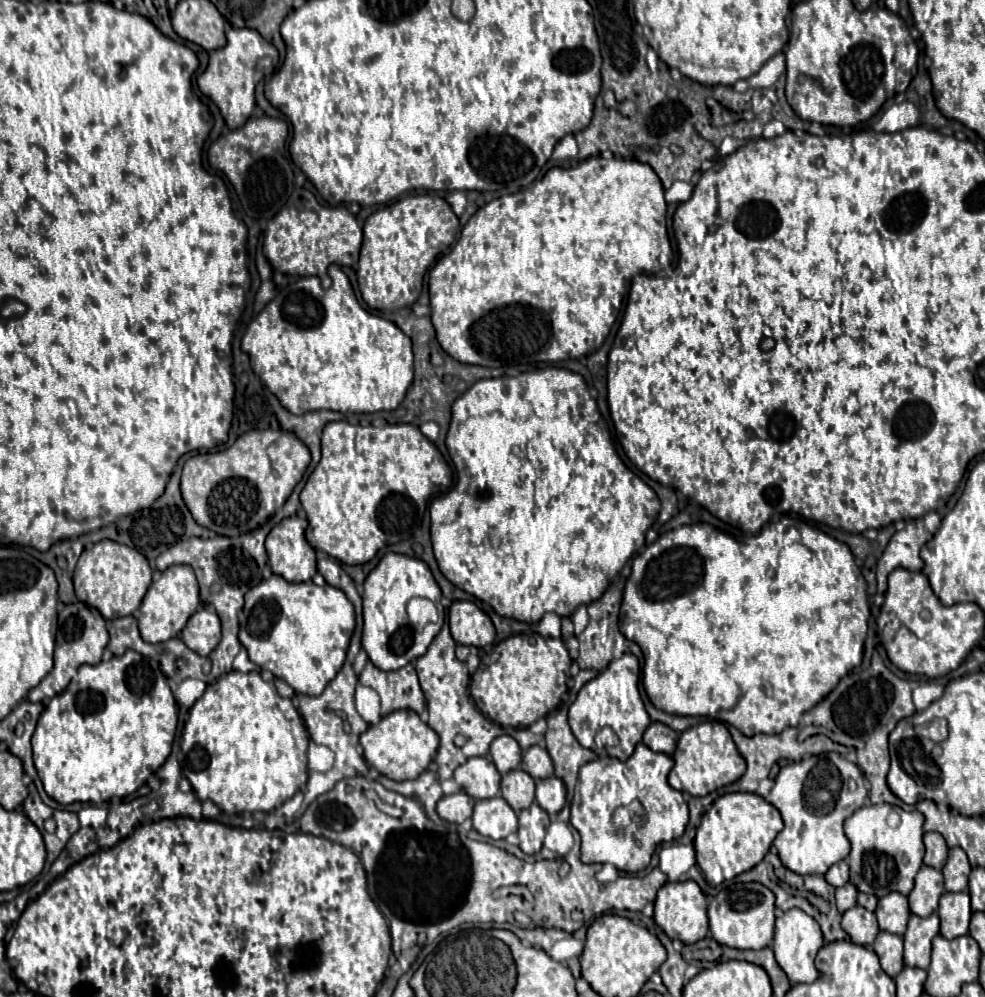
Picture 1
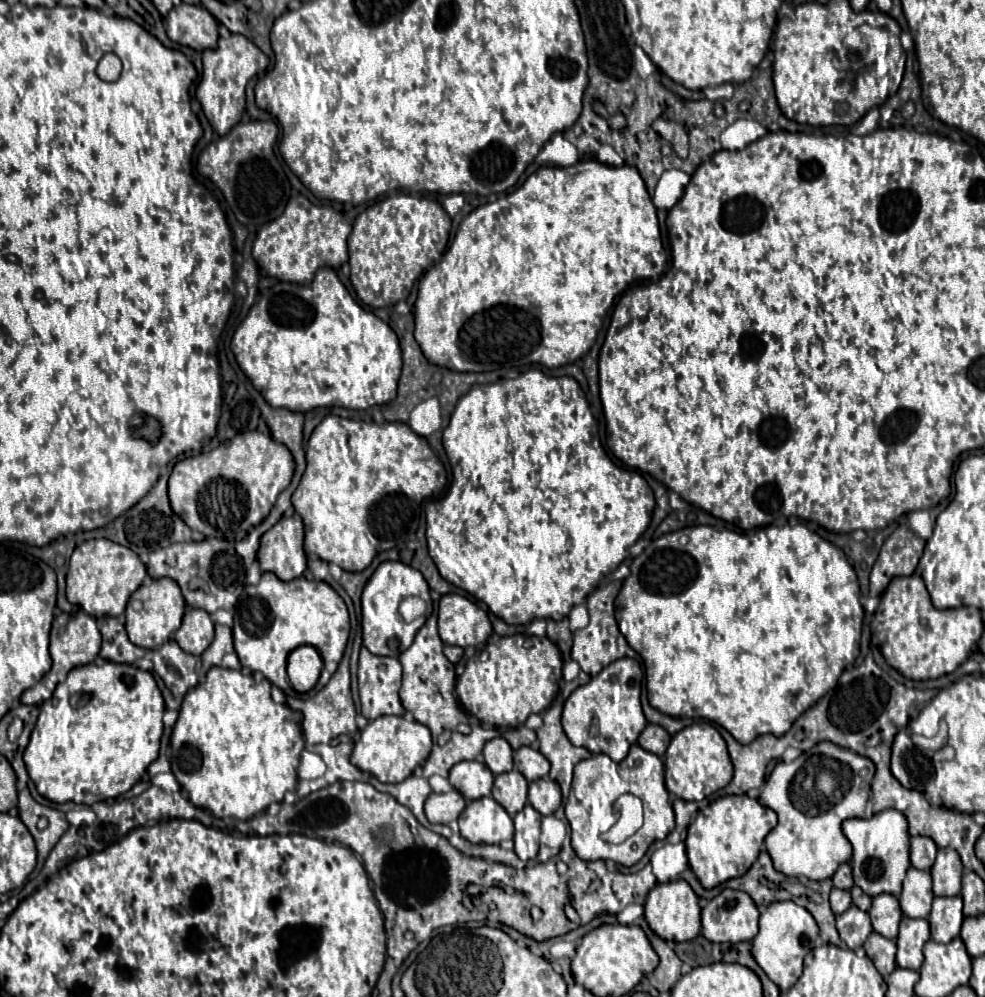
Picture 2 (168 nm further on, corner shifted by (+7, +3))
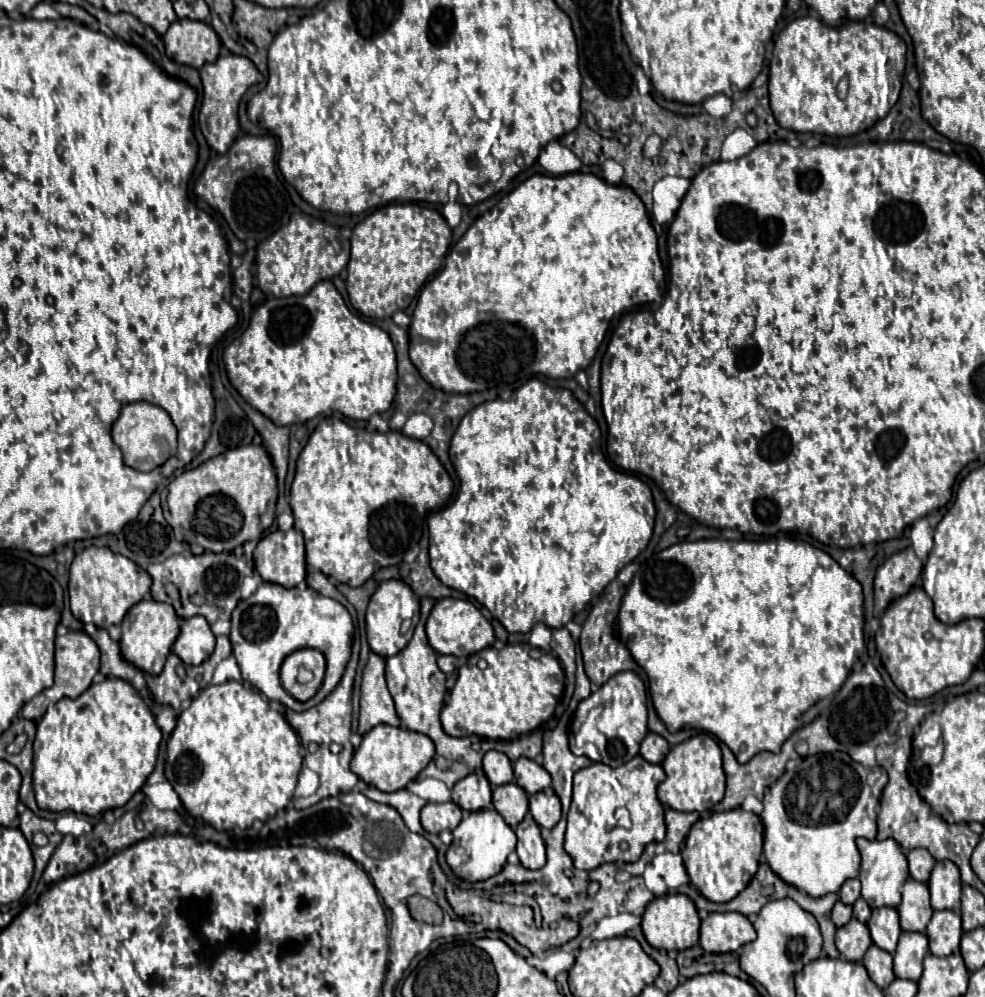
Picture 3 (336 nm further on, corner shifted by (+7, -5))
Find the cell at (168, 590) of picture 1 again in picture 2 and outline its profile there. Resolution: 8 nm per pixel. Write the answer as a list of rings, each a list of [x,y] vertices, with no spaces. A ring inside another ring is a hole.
[[[163,577],[163,579],[153,581],[153,585],[149,585],[149,587],[141,585],[129,597],[127,611],[125,611],[125,615],[127,615],[125,629],[127,629],[129,641],[135,643],[135,645],[139,645],[139,647],[145,647],[145,649],[161,647],[179,629],[183,613],[185,613],[185,599],[183,599],[181,587],[173,579]]]

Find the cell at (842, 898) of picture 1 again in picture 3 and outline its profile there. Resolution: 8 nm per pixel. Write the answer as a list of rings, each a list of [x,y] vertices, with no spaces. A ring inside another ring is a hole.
[[[837,901],[835,907],[833,907],[833,923],[835,923],[835,927],[843,927],[843,925],[847,925],[847,923],[851,921],[851,917],[853,917],[853,909],[851,909],[851,905],[845,905],[845,903]]]

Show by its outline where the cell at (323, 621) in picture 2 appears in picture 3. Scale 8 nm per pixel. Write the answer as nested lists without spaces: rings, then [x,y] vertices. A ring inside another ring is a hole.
[[[261,583],[249,599],[239,601],[239,605],[235,607],[231,617],[229,639],[243,681],[257,687],[271,701],[277,701],[293,711],[307,711],[313,705],[321,703],[341,681],[347,661],[351,657],[351,635],[353,635],[351,615],[339,601],[325,597],[307,585],[285,589],[275,583]],[[301,647],[319,647],[319,651],[327,659],[325,681],[319,687],[317,695],[305,703],[291,697],[283,689],[279,679],[283,659]]]

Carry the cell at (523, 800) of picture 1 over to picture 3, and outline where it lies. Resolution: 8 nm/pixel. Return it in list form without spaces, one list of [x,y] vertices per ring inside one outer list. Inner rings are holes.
[[[509,783],[493,787],[493,805],[501,813],[505,823],[515,829],[527,813],[529,799],[527,793],[517,783]]]

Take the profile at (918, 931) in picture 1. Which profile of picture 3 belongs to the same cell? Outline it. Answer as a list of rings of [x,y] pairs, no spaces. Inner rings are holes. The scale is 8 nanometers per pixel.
[[[901,933],[897,951],[893,953],[893,971],[901,979],[919,981],[923,971],[923,957],[929,953],[927,935]]]

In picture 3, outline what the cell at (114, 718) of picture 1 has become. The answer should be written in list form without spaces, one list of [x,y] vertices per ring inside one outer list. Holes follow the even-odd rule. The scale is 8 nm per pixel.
[[[107,677],[103,679],[101,683],[93,683],[85,693],[81,693],[77,699],[69,699],[69,697],[63,697],[61,701],[57,703],[51,703],[45,711],[45,715],[41,717],[41,721],[37,723],[37,737],[35,737],[35,743],[33,743],[33,749],[35,749],[35,757],[33,757],[33,791],[35,791],[35,799],[37,805],[41,809],[47,809],[47,811],[55,811],[55,813],[61,813],[61,811],[73,811],[73,813],[85,813],[85,815],[99,815],[107,809],[115,809],[115,807],[123,807],[139,789],[141,785],[145,783],[145,779],[151,775],[153,767],[155,767],[155,761],[157,761],[157,751],[159,751],[159,743],[161,743],[161,729],[157,727],[155,723],[155,717],[151,713],[151,709],[143,703],[139,691],[127,683],[127,681],[121,681],[121,679],[115,679],[115,677]]]

